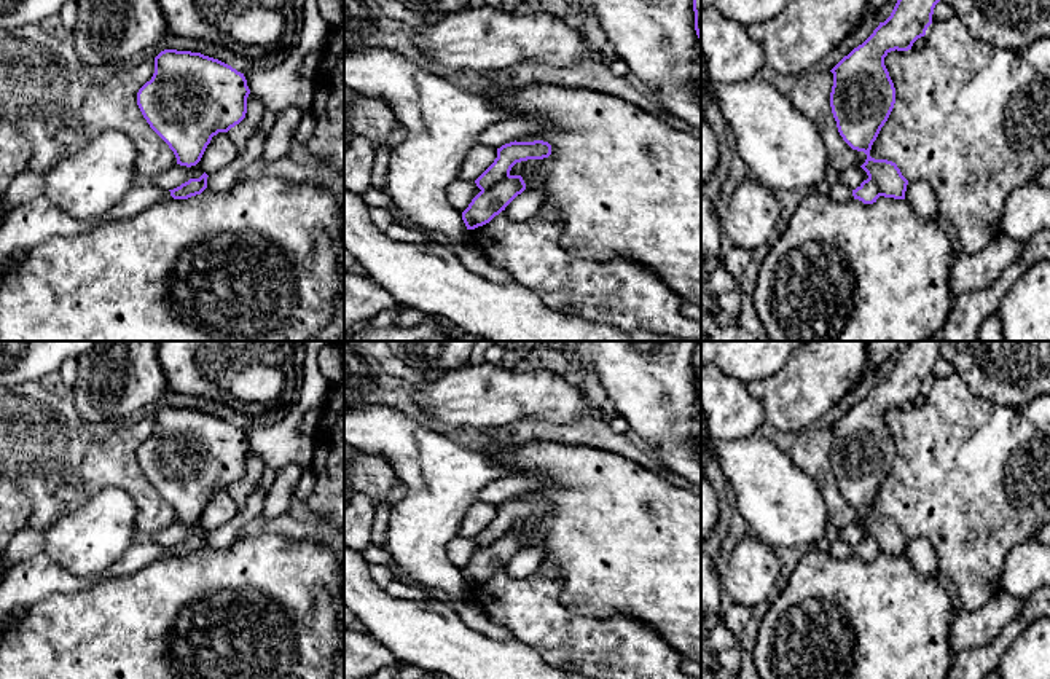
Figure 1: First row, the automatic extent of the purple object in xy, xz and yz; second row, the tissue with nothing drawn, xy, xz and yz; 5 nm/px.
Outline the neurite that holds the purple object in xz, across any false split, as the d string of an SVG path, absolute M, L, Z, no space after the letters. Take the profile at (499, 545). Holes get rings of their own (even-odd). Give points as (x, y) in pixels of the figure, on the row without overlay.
M543 497L510 499L497 505L494 520L475 537L481 547L462 569L467 587L475 587L489 580L505 564L526 547L521 532L511 532L516 520L527 516L543 516L551 512L551 502Z

